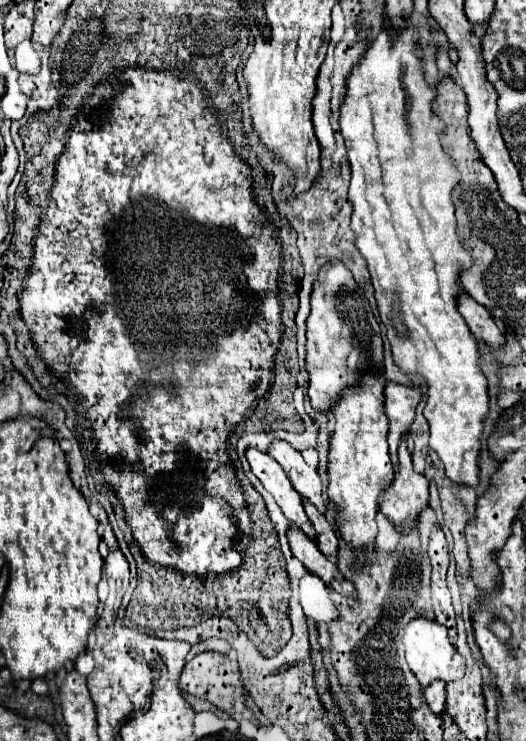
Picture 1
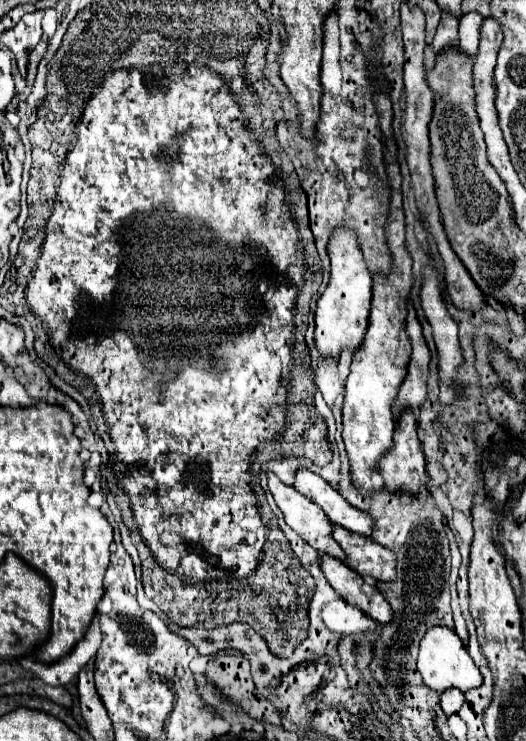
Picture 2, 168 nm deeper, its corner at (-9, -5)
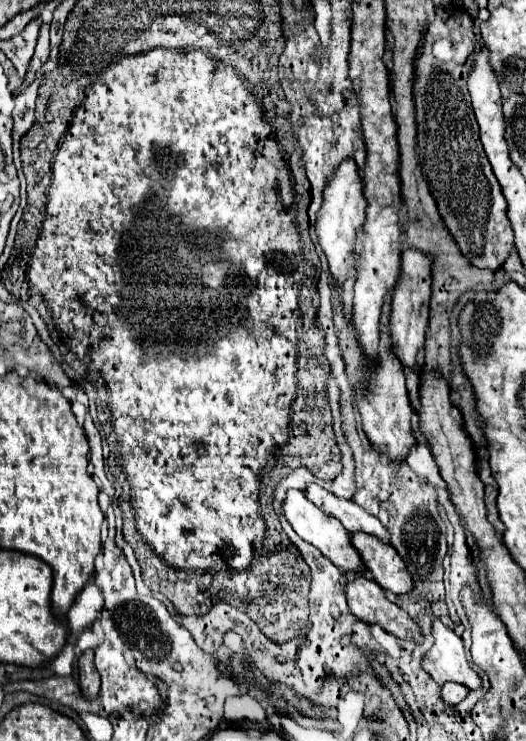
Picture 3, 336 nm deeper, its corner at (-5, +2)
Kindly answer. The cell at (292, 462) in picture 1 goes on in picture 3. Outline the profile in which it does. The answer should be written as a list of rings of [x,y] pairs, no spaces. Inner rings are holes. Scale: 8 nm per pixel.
[[[311,483],[311,485],[307,487],[305,495],[307,495],[319,509],[323,509],[327,515],[339,519],[341,525],[343,525],[349,533],[363,531],[363,533],[375,535],[375,537],[381,539],[383,543],[389,543],[389,541],[391,541],[389,531],[377,521],[377,517],[373,517],[373,515],[369,515],[367,511],[363,511],[355,501],[339,499],[339,497],[335,497],[333,493],[329,493],[327,489],[323,489],[321,485],[317,485],[317,483]]]

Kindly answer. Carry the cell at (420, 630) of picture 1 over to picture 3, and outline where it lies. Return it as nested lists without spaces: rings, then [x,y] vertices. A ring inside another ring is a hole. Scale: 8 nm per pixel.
[[[439,619],[433,623],[433,637],[435,643],[431,651],[423,657],[423,669],[439,683],[455,681],[469,689],[481,687],[481,677],[471,669],[469,661],[465,659],[463,641],[455,631],[447,629]]]

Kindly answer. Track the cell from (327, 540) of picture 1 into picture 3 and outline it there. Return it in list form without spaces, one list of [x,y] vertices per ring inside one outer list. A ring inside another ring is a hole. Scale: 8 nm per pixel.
[[[353,533],[351,541],[359,551],[371,579],[383,589],[391,591],[393,595],[403,595],[413,589],[413,579],[409,577],[403,559],[391,545],[385,545],[367,533]]]

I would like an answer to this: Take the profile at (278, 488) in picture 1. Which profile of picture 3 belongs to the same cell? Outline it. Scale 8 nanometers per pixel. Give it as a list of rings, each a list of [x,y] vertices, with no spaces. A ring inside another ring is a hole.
[[[289,489],[289,491],[287,491],[287,499],[285,499],[285,503],[283,503],[283,511],[285,511],[285,517],[287,517],[287,521],[291,523],[293,531],[295,531],[303,541],[307,541],[307,543],[311,543],[313,547],[317,547],[335,567],[341,569],[341,573],[345,573],[345,575],[365,573],[365,565],[363,565],[363,561],[361,561],[357,549],[355,549],[353,543],[351,543],[351,535],[343,529],[343,525],[341,525],[335,517],[331,517],[331,515],[323,513],[319,507],[315,507],[315,505],[305,497],[303,491]]]

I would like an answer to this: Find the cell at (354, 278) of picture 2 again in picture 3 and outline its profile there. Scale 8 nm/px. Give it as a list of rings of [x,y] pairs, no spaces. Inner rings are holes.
[[[345,159],[323,189],[323,205],[317,213],[317,223],[315,223],[319,245],[327,255],[331,277],[333,283],[337,285],[343,285],[349,277],[355,277],[355,261],[357,261],[355,239],[357,239],[357,229],[361,229],[365,221],[365,207],[367,203],[363,197],[363,183],[361,183],[359,169],[353,159]]]

